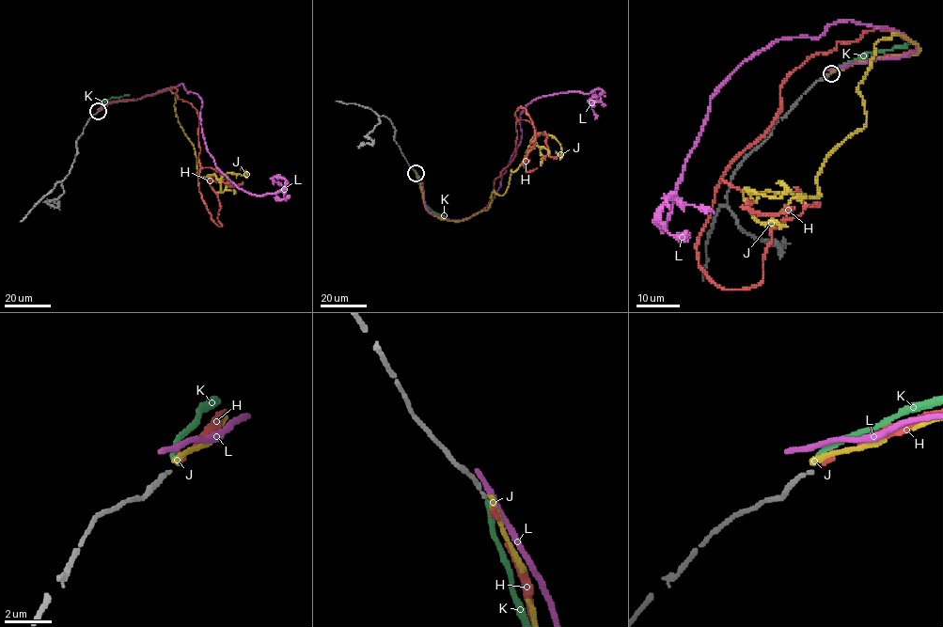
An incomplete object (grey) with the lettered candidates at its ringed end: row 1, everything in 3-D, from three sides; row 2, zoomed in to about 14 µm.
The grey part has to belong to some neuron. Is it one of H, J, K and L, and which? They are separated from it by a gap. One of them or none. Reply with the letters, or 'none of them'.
H

